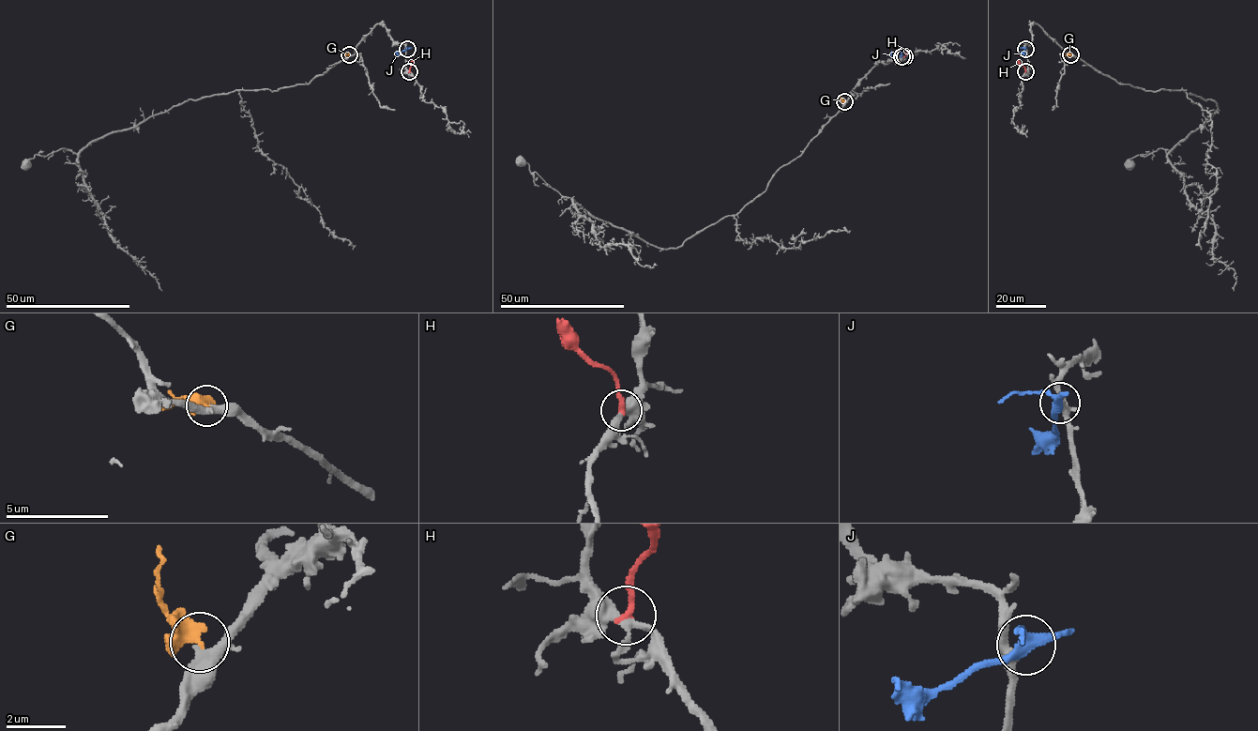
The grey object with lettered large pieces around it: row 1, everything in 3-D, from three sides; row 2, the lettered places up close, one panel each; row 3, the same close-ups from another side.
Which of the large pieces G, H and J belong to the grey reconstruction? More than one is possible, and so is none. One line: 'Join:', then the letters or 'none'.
Join: G

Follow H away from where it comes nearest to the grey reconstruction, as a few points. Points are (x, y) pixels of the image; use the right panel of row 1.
H: (1025, 71), (1017, 60)

